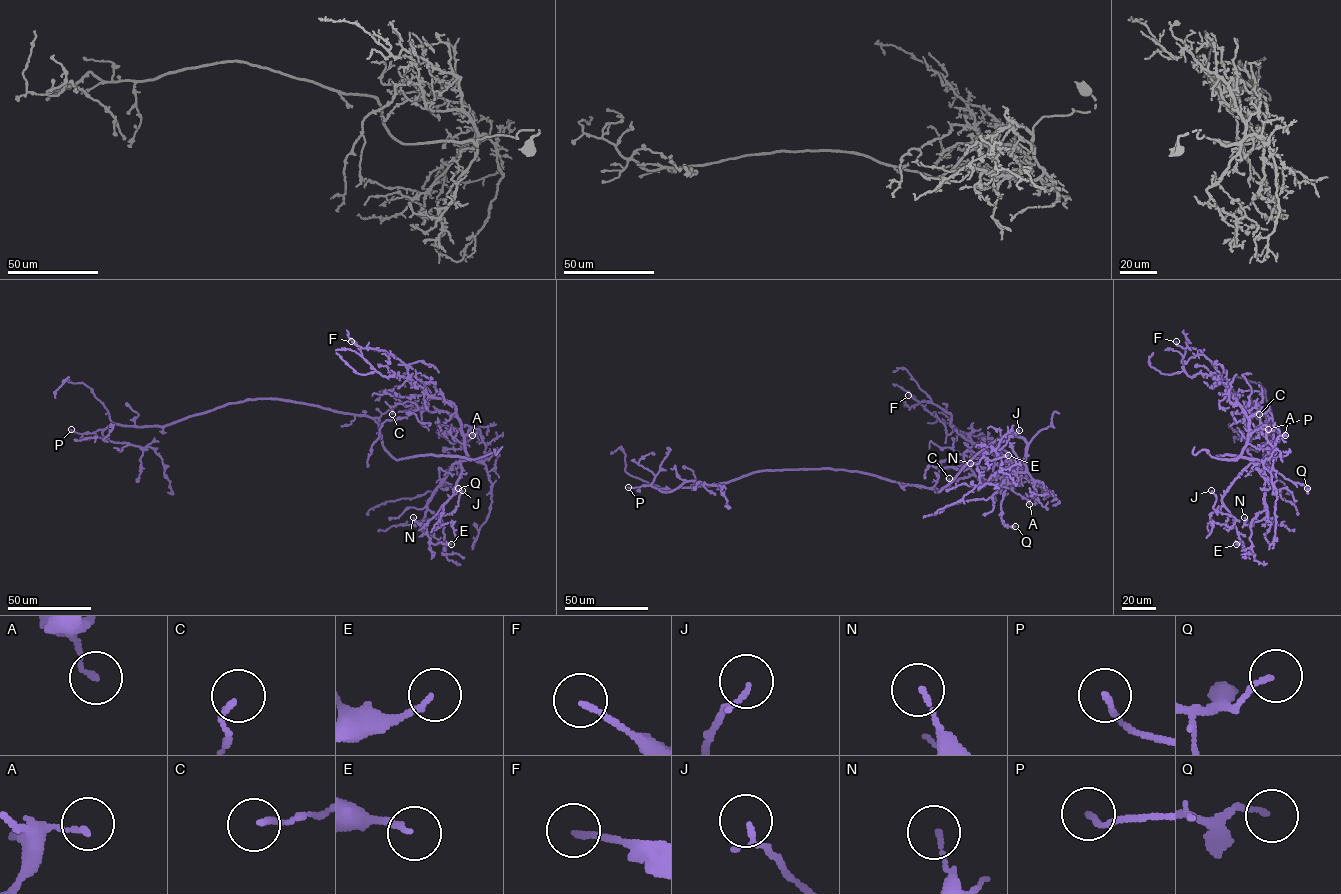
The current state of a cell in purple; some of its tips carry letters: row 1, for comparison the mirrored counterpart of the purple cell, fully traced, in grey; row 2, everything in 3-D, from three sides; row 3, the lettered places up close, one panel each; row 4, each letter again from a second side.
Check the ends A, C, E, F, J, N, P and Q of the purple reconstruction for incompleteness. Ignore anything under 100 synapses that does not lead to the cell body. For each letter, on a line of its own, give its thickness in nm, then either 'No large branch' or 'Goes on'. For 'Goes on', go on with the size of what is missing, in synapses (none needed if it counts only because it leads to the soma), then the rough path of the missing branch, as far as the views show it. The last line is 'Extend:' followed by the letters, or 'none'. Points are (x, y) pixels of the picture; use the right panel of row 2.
A: Thickness 120 nm. No large branch
C: Thickness 140 nm. No large branch
E: Thickness 140 nm. No large branch
F: Thickness 160 nm. No large branch
J: Thickness 100 nm. No large branch
N: Thickness 110 nm. No large branch
P: Thickness 140 nm. No large branch
Q: Thickness 120 nm. No large branch
Extend: none

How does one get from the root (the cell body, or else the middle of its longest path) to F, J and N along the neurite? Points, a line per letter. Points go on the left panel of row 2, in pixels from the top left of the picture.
F: (370, 417), (378, 419), (383, 448), (396, 459), (469, 459), (452, 403), (432, 397), (399, 359), (351, 341)
J: (370, 417), (378, 419), (383, 448), (396, 459), (469, 459), (460, 462), (440, 516), (454, 511), (462, 490)
N: (370, 417), (378, 419), (383, 448), (396, 459), (469, 459), (452, 465), (420, 525), (413, 517)

